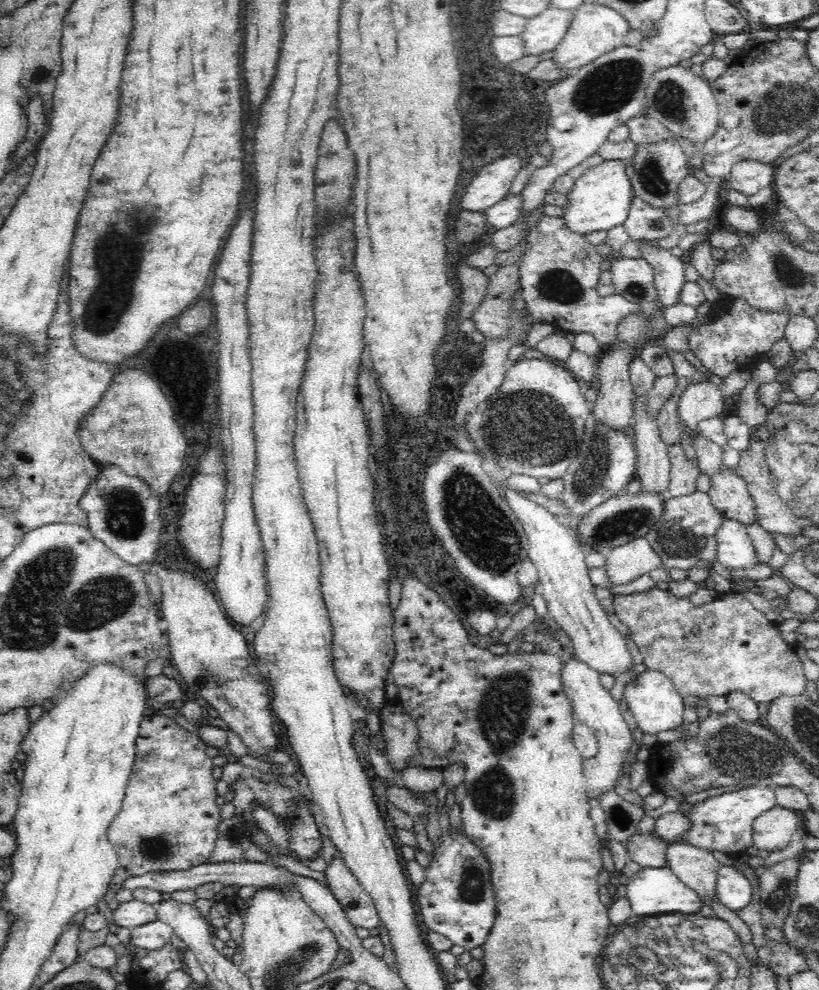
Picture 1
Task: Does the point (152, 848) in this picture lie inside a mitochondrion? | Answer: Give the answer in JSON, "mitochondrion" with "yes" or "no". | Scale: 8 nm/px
{"mitochondrion":"yes"}

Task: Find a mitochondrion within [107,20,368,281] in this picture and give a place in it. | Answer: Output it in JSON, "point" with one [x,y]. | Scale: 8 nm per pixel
{"point":[226,34]}

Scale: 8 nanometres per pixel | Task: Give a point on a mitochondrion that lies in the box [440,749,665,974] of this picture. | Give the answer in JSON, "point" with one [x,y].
{"point":[493,794]}

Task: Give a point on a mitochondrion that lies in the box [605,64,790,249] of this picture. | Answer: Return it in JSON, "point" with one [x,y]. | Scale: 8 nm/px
{"point":[671,99]}

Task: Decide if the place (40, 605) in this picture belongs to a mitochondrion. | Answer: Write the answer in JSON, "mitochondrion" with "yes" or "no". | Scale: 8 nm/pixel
{"mitochondrion":"yes"}

